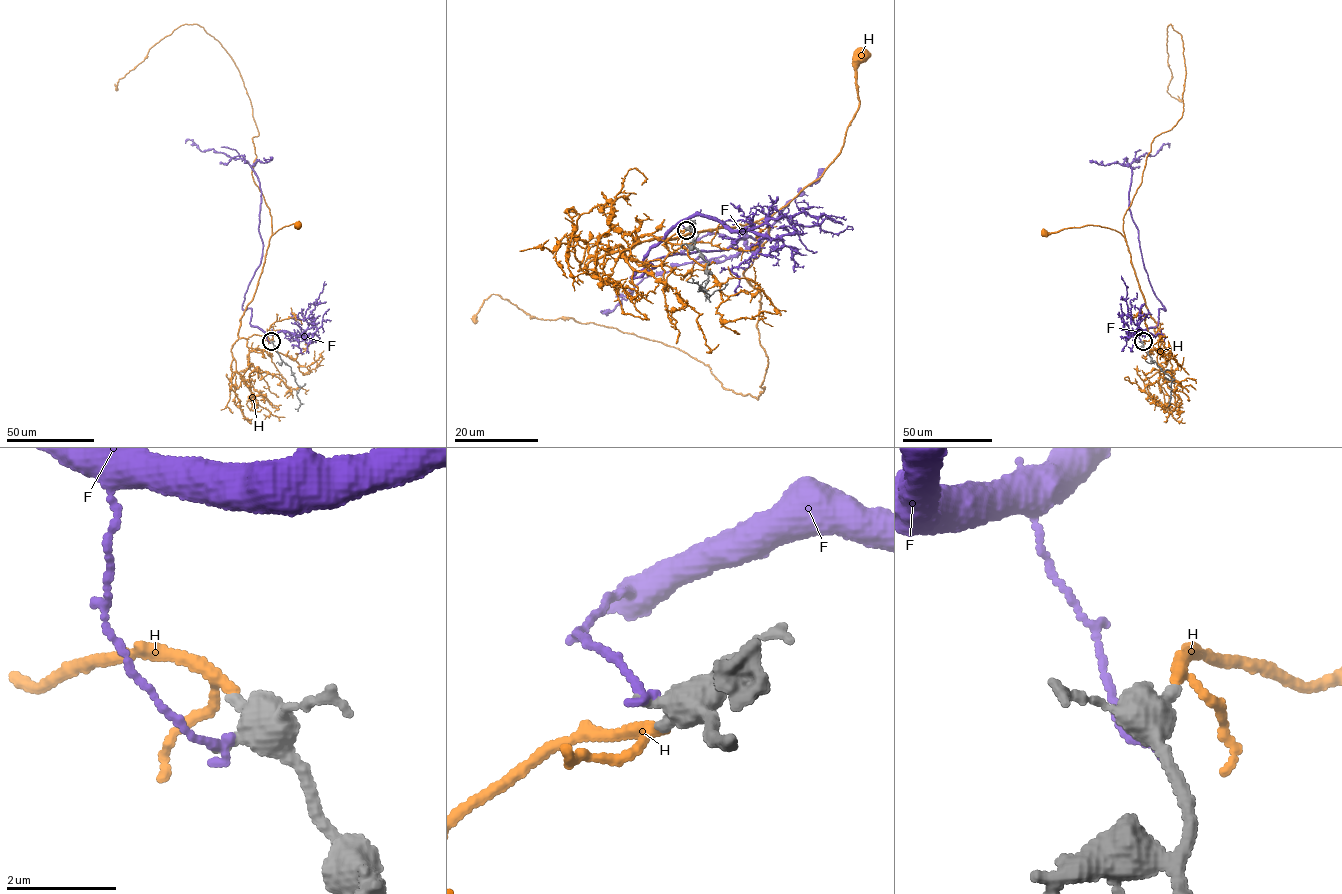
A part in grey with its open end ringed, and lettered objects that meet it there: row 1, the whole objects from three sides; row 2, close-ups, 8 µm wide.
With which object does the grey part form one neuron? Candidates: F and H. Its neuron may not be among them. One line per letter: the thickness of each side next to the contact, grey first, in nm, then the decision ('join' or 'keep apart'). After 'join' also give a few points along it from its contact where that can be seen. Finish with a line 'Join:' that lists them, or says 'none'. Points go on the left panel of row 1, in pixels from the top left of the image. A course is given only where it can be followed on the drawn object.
F: 440 nm thick on the grey side, 150 nm on the other; keep apart
H: 300 nm thick on the grey side, 190 nm on the other; join; it runs (270, 340), (253, 334), (240, 338), (239, 320), (252, 299), (270, 237), (279, 229), (298, 224)
Join: H

